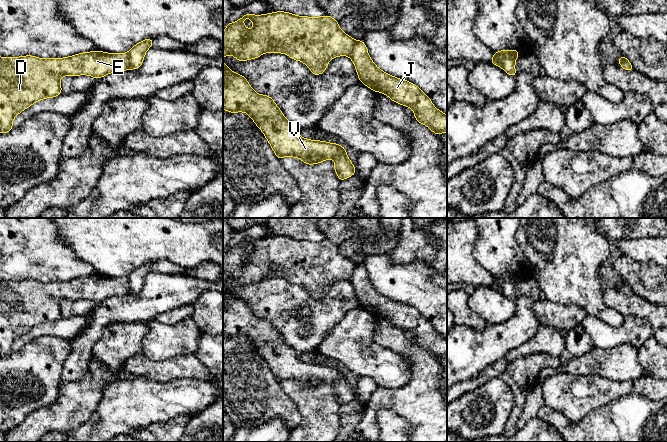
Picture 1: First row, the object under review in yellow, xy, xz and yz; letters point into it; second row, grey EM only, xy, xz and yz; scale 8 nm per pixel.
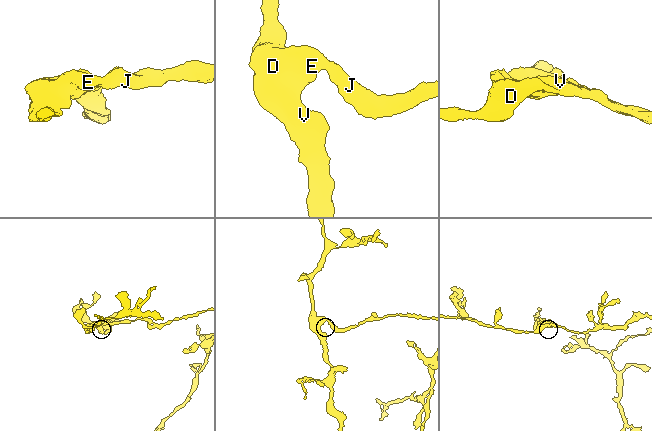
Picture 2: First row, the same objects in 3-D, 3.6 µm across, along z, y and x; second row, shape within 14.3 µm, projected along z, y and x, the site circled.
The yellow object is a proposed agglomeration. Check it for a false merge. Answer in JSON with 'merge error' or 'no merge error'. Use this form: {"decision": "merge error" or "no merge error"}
{"decision": "merge error"}

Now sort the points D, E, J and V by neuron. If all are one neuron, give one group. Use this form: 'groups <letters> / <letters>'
groups D E V / J

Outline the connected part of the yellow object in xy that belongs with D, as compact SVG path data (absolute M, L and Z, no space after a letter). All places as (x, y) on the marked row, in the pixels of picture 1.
M100 50L65 58L0 57L0 133L13 129L13 119L33 103L62 93L62 76L88 75L99 79L128 69L127 53Z

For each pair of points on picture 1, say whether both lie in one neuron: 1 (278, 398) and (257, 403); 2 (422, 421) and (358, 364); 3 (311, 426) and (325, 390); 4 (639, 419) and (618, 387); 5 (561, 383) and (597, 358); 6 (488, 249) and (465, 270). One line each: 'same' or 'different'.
1: same
2: different
3: same
4: different
5: different
6: different

